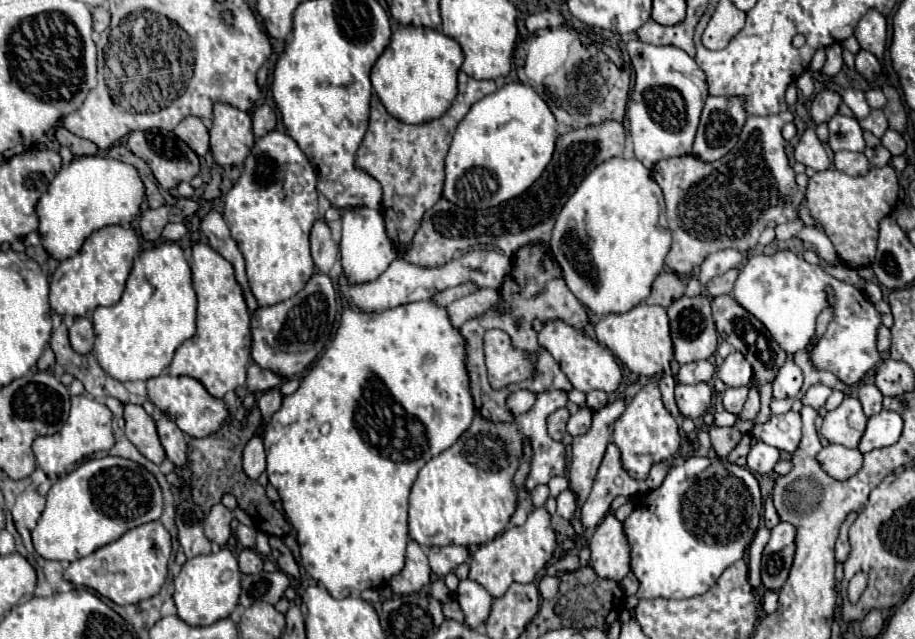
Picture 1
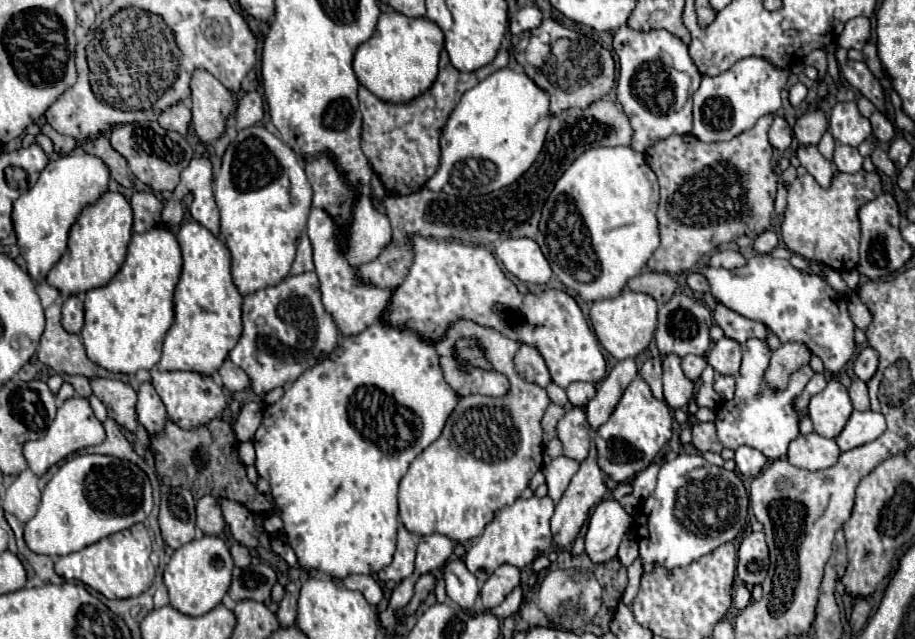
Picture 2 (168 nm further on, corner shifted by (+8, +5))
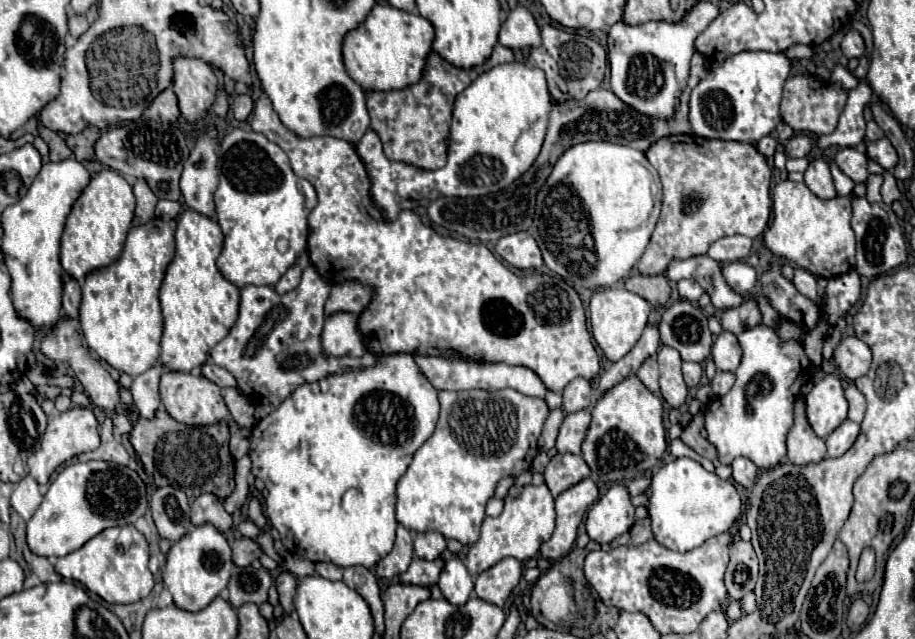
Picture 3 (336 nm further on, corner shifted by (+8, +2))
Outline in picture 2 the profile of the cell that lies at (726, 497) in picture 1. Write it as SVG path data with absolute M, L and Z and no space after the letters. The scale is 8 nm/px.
M679 454L675 460L661 466L657 486L641 506L643 524L635 524L645 570L653 564L665 568L687 566L715 546L733 540L747 520L749 498L735 472L701 462L701 466L691 468L685 474L677 474L677 460L693 460L693 456Z

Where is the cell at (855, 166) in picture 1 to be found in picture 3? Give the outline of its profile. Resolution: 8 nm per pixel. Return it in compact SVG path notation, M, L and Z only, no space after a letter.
M841 149L837 151L835 155L835 161L837 165L841 167L841 171L851 177L855 183L859 181L865 181L867 179L867 161L865 161L865 155L857 149Z

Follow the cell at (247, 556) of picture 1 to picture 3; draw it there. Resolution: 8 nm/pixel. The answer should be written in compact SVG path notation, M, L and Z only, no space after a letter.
M247 537L235 539L235 543L233 543L233 563L239 567L251 565L259 557L259 553L261 553L261 549Z

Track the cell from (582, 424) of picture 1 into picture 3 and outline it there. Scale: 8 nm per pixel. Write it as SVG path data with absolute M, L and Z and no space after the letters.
M583 409L577 413L567 413L565 421L559 429L557 451L559 453L575 453L581 455L581 443L587 435L587 425L591 423L591 411Z

